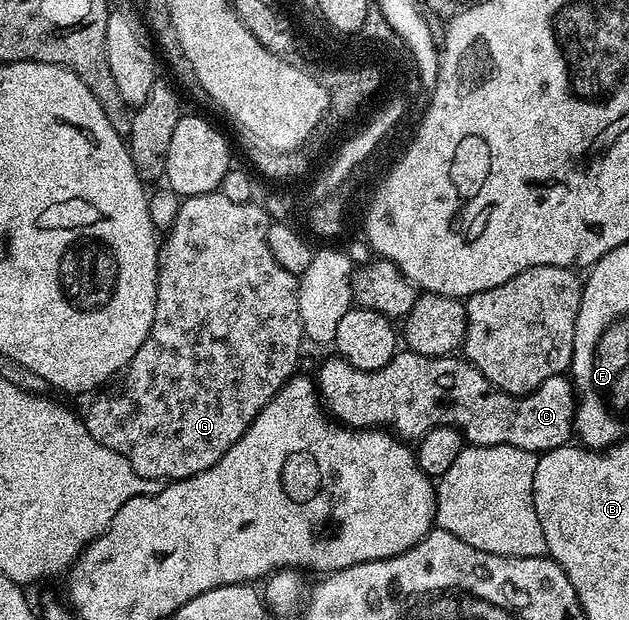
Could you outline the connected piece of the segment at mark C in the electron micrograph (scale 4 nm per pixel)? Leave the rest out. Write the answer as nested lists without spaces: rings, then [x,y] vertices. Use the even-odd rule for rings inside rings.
[[[399,350],[384,368],[372,372],[353,367],[338,354],[332,357],[332,360],[325,361],[319,368],[317,391],[324,409],[338,423],[348,428],[390,430],[404,441],[415,442],[426,432],[433,430],[435,425],[448,424],[451,428],[459,429],[463,433],[464,441],[476,448],[517,446],[521,450],[529,450],[536,454],[562,448],[570,441],[567,439],[572,439],[577,397],[574,383],[566,375],[545,378],[545,382],[541,382],[537,390],[528,392],[525,396],[510,396],[508,392],[501,392],[491,385],[485,374],[481,374],[481,370],[473,367],[467,359],[455,354],[422,356],[416,352]]]

